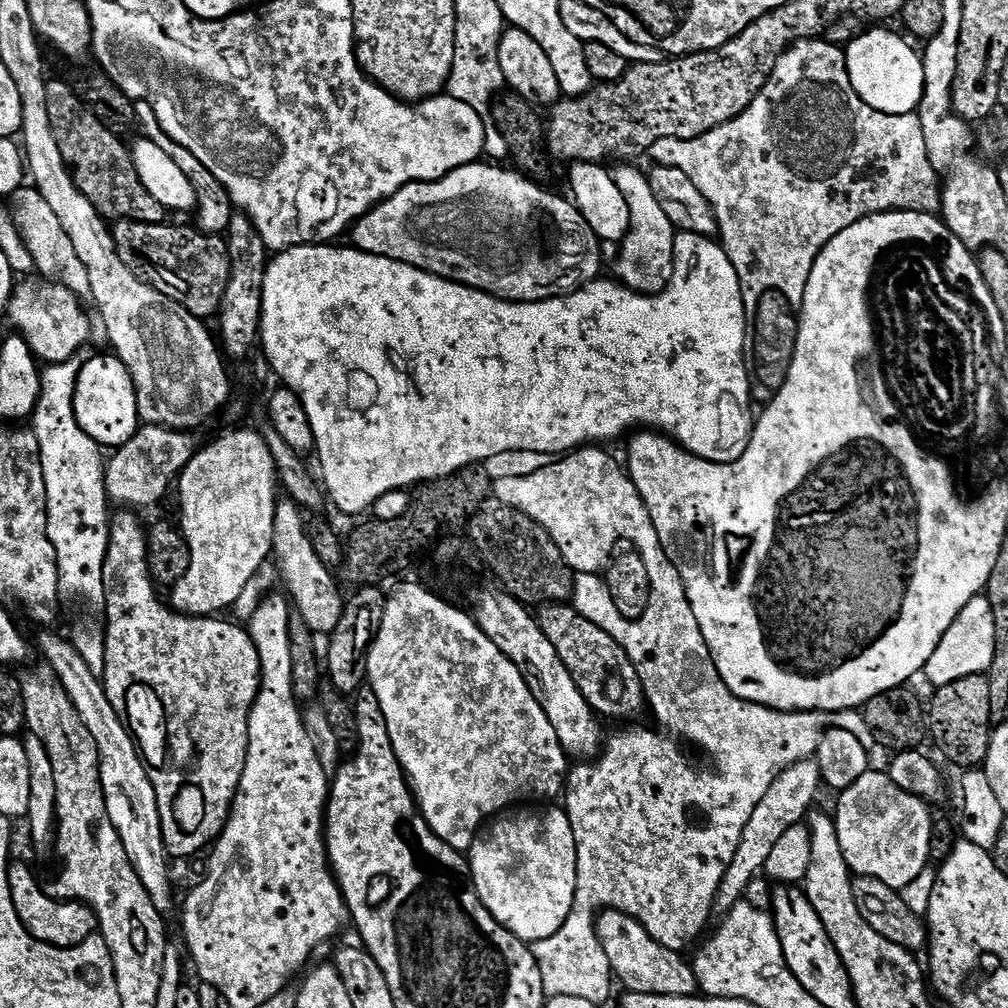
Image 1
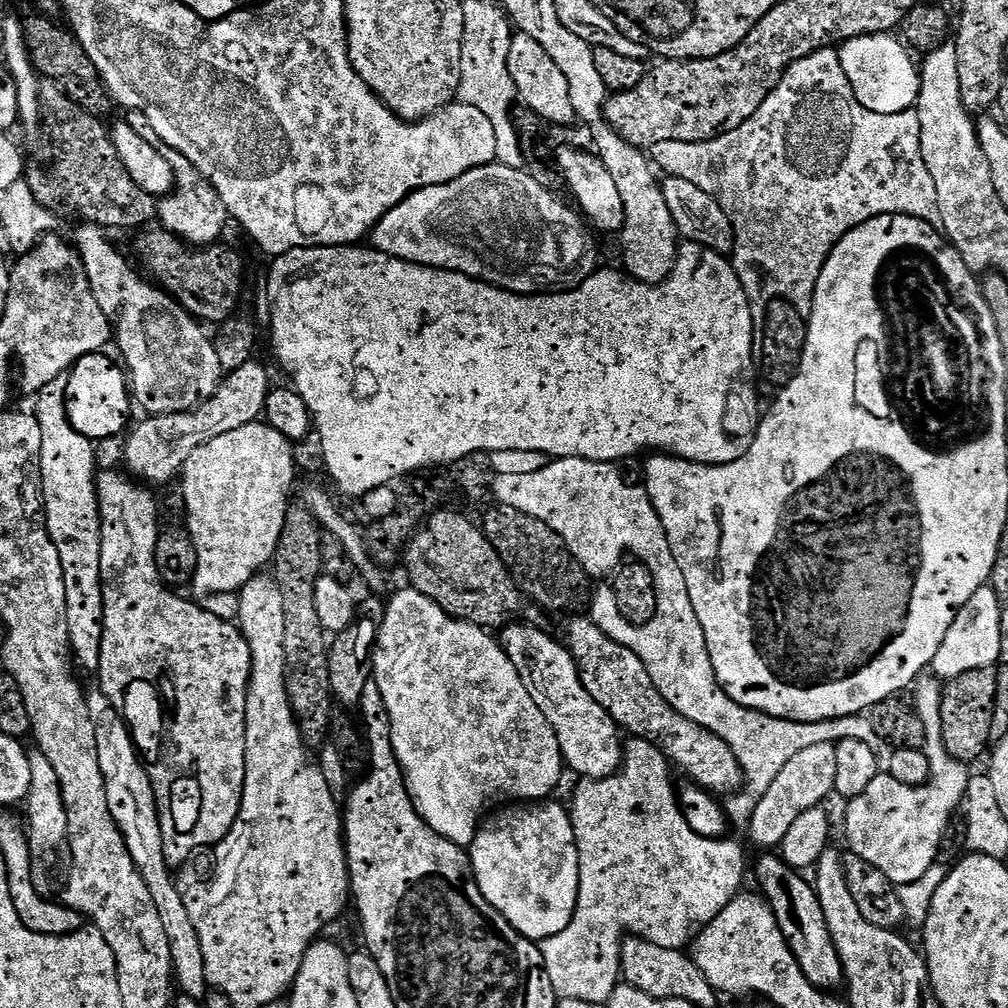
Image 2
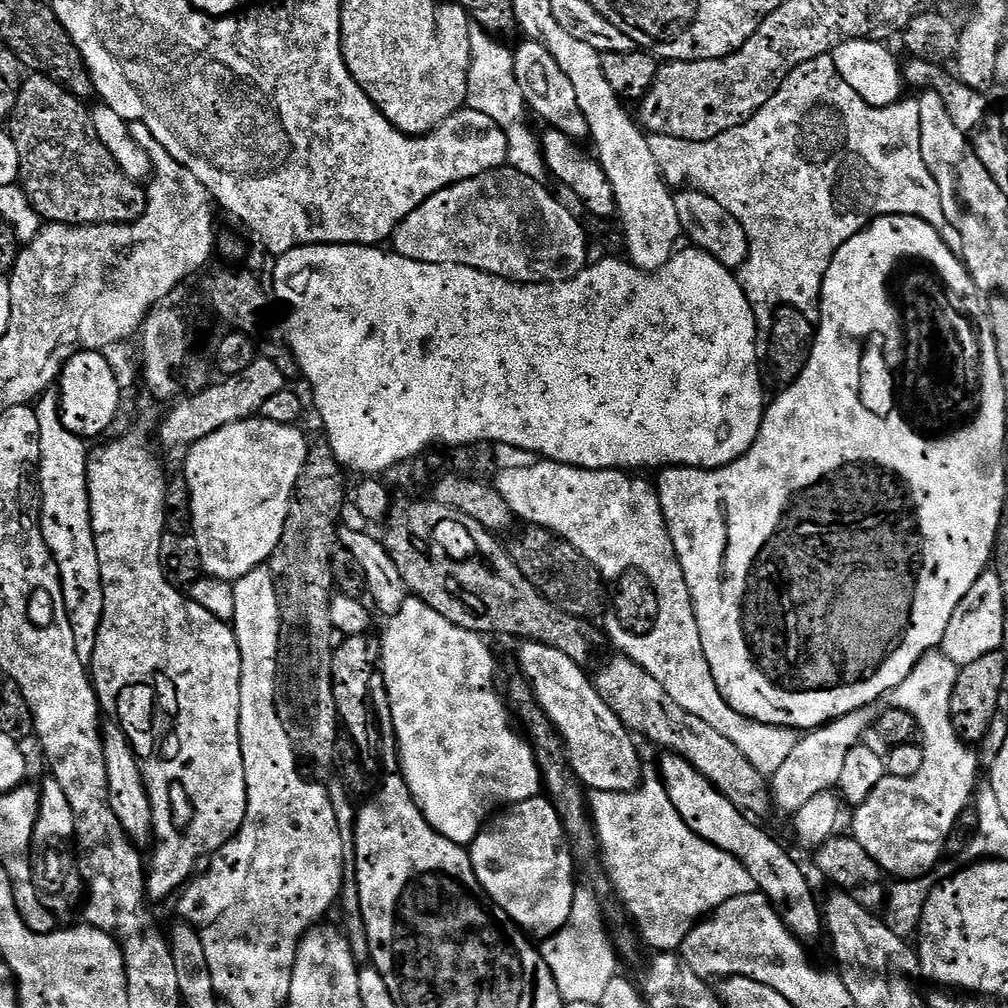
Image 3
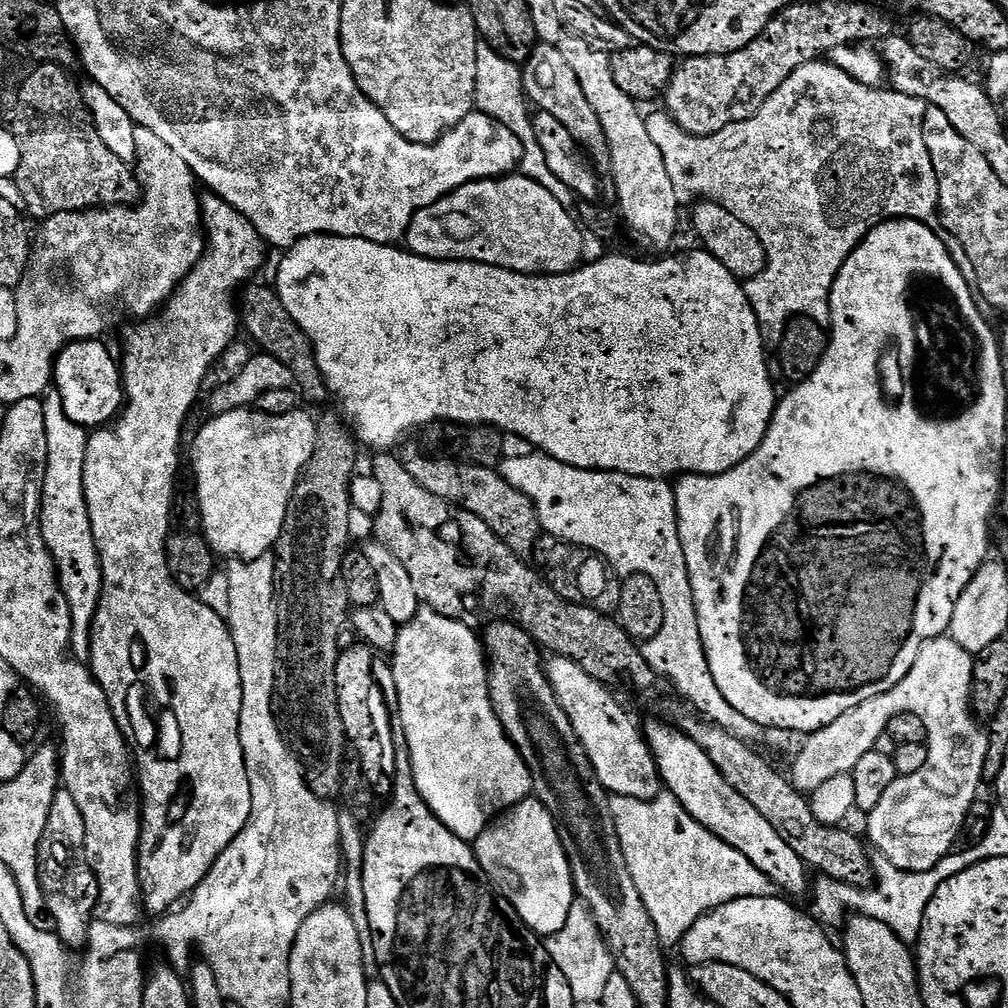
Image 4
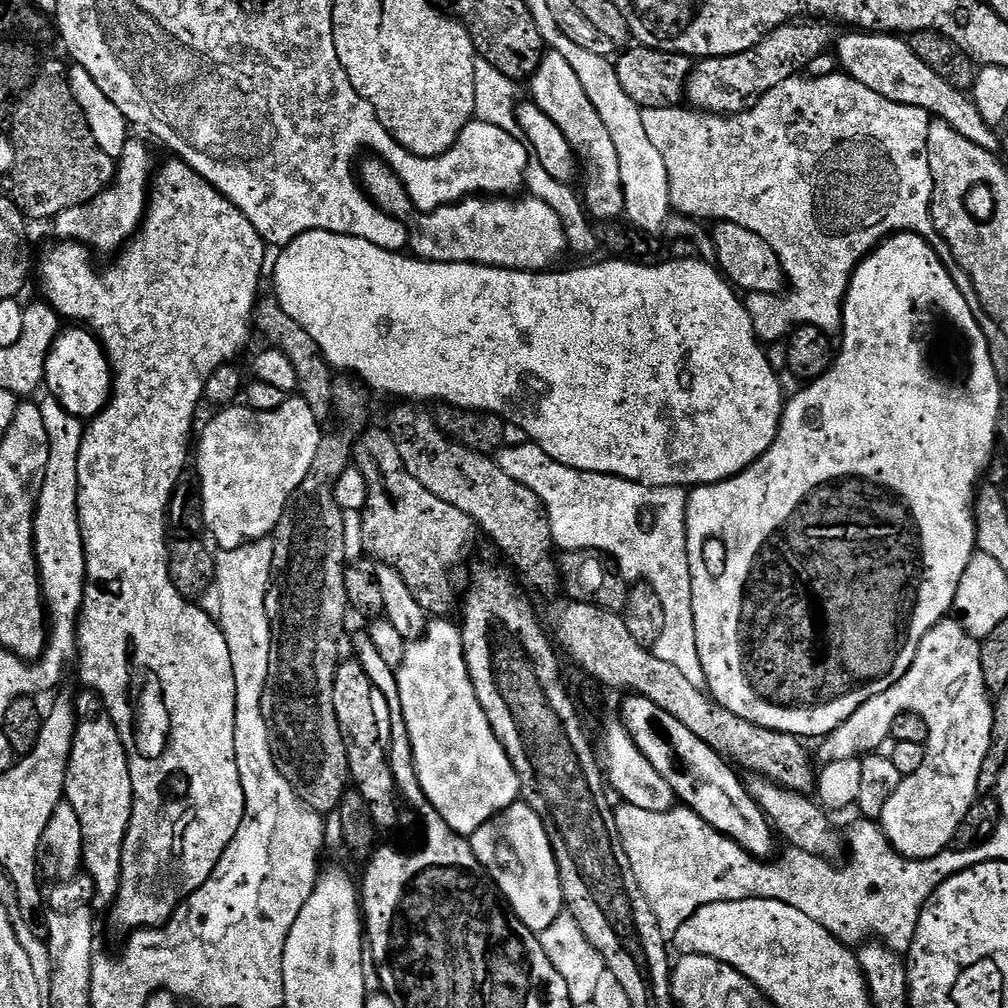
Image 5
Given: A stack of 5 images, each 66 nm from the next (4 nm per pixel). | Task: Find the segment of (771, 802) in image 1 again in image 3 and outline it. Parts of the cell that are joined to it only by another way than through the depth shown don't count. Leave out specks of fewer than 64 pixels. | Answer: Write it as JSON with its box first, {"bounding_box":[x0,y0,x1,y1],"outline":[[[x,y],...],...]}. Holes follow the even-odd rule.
{"bounding_box":[770,707,873,814],"outline":[[[871,707],[859,708],[857,712],[841,716],[831,724],[801,735],[790,758],[786,758],[786,762],[782,762],[782,766],[771,773],[770,795],[773,805],[788,814],[795,814],[802,806],[806,806],[806,802],[810,802],[810,798],[814,798],[814,794],[835,789],[840,782],[842,762],[846,762],[846,754],[850,754],[850,750],[861,743],[864,733],[869,731],[873,723],[872,711]]]}

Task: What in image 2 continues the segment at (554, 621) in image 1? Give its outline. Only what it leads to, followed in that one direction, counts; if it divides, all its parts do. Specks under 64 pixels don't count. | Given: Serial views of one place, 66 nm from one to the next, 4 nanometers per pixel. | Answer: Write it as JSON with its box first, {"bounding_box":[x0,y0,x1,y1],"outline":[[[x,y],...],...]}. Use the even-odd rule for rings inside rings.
{"bounding_box":[562,614,744,794],"outline":[[[576,614],[569,620],[572,621],[568,624],[568,633],[562,636],[562,640],[577,664],[582,686],[606,710],[617,728],[625,733],[628,731],[629,737],[661,749],[677,769],[680,767],[692,779],[689,781],[693,785],[703,788],[705,792],[732,794],[743,785],[744,771],[734,750],[730,750],[726,742],[722,742],[713,732],[670,707],[654,686],[642,658],[638,658],[634,650],[612,641],[587,615]]]}

